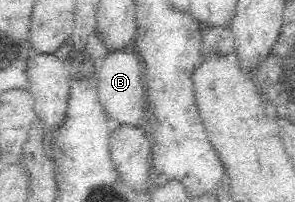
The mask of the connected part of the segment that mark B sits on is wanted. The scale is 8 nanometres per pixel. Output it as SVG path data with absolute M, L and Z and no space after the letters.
M109 53L103 67L98 69L97 92L100 105L109 119L121 123L121 126L140 127L143 121L143 91L139 59L133 53Z

